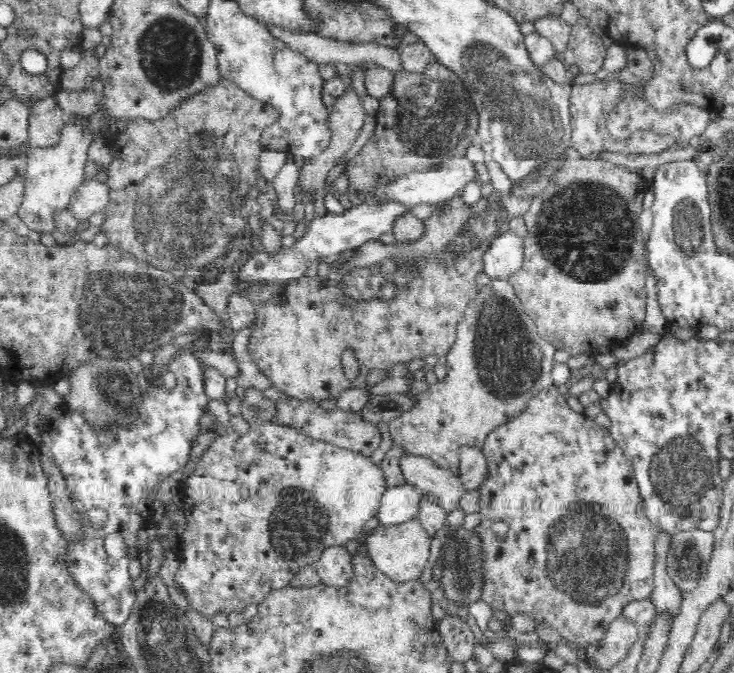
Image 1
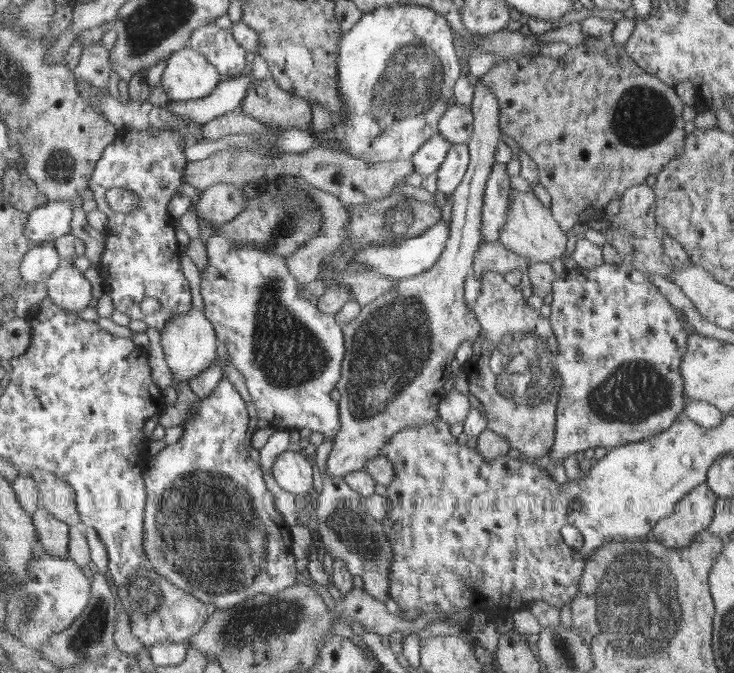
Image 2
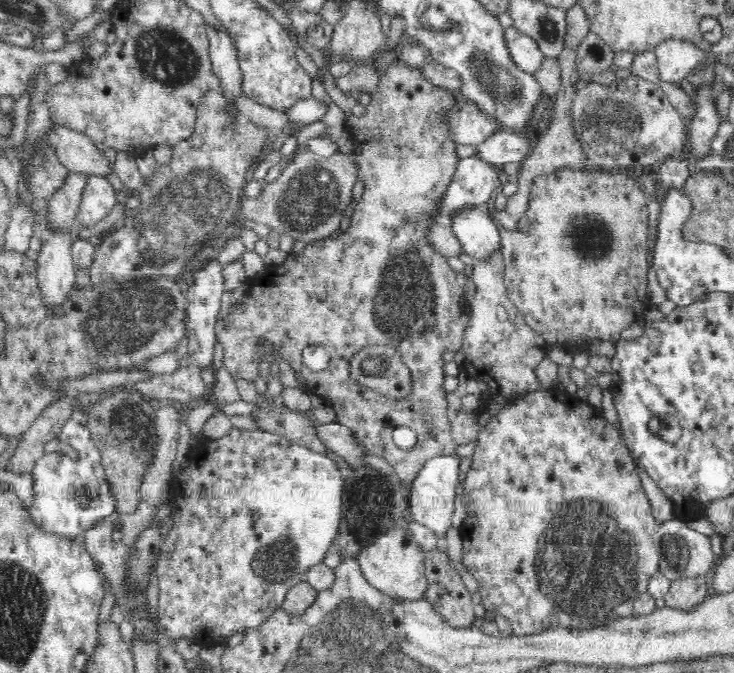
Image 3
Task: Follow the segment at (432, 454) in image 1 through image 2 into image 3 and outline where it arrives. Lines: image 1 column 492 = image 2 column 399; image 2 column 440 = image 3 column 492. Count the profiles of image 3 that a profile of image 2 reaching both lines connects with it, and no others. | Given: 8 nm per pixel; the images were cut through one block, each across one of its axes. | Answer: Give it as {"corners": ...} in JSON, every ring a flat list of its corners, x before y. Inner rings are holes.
{"corners":[[494,254,490,260,475,262,469,282,474,285,474,300,471,302,471,315,466,319,461,347,464,351,462,369,476,380,488,386,489,393,482,395,477,415,482,410,490,410,490,404,508,407,517,399,530,392,544,389,538,379,536,368,546,358,552,345,542,333,532,329,508,296,504,284,503,256]]}

